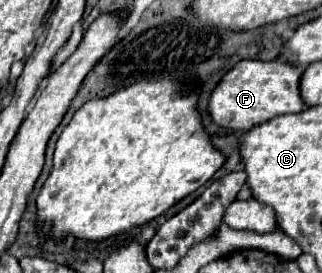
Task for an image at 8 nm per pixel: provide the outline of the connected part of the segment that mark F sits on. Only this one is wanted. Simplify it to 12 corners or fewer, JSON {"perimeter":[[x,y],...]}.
{"perimeter":[[240,60],[208,98],[214,124],[246,130],[306,108],[304,68]]}

